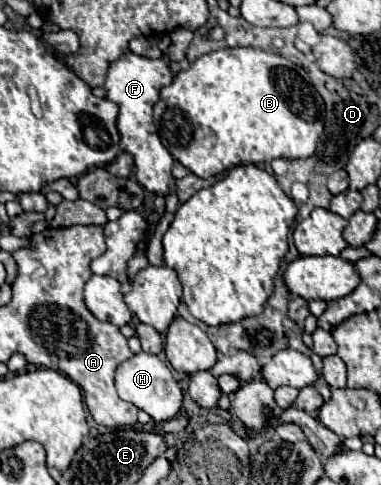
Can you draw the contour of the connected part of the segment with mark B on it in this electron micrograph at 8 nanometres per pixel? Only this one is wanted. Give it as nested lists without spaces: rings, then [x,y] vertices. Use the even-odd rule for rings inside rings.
[[[224,48],[224,50],[200,56],[196,62],[190,64],[188,70],[178,72],[170,86],[160,90],[160,100],[158,100],[156,108],[154,108],[154,122],[158,126],[158,134],[160,134],[162,144],[168,148],[168,152],[178,162],[182,162],[188,170],[192,170],[200,178],[210,178],[210,176],[214,176],[218,172],[230,170],[230,168],[240,166],[240,164],[272,162],[274,158],[308,158],[308,156],[314,154],[316,142],[318,142],[318,138],[320,138],[320,134],[324,130],[322,118],[324,118],[324,102],[322,102],[320,94],[314,90],[314,86],[310,86],[308,74],[304,72],[304,68],[300,68],[298,64],[294,64],[288,58],[282,58],[278,54],[272,54],[272,52],[266,52],[266,50],[258,50],[258,48]]]

